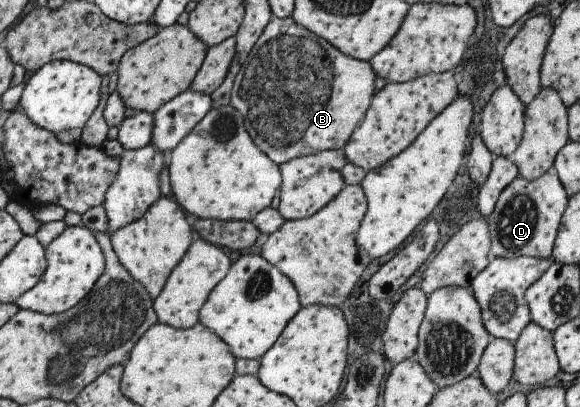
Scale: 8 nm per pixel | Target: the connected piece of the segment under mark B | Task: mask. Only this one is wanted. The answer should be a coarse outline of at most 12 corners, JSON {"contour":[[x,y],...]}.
{"contour":[[272,16],[230,104],[275,164],[343,149],[377,74]]}

